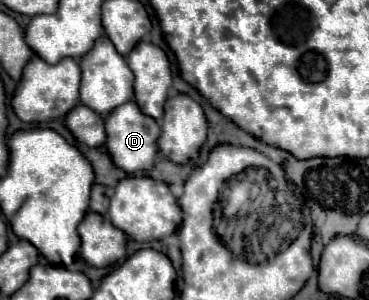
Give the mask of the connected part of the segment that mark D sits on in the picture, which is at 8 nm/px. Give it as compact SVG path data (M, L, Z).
M134 102L120 104L120 108L114 108L106 116L106 148L118 168L124 172L138 172L138 170L150 170L154 166L156 158L156 140L160 136L160 126L150 116L144 116L140 108Z

